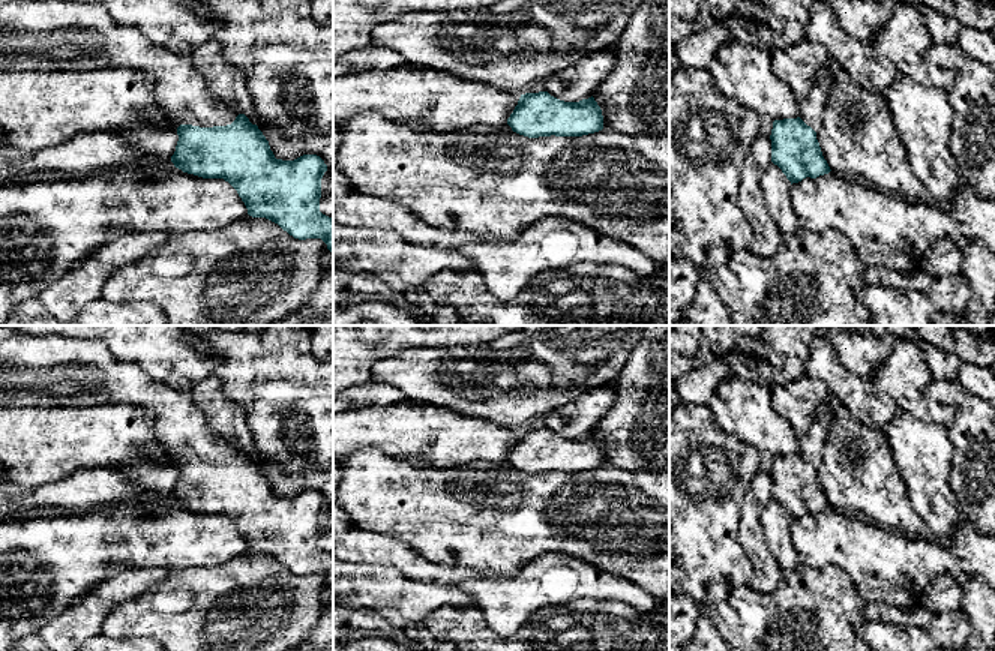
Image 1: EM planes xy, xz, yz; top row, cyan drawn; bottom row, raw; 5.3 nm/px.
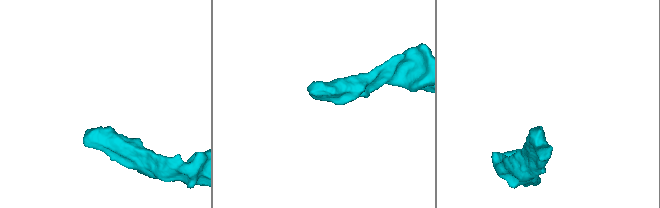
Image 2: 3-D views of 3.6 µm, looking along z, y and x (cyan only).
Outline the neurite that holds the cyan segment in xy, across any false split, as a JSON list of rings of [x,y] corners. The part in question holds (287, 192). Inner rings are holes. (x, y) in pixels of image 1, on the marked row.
[[[0,0],[0,70],[5,72],[87,72],[104,68],[131,68],[153,81],[153,92],[177,128],[179,141],[171,162],[183,172],[203,178],[224,178],[239,194],[252,218],[266,218],[299,240],[321,238],[333,252],[333,219],[320,212],[321,178],[327,165],[317,154],[303,154],[294,160],[276,159],[269,141],[245,114],[231,111],[213,98],[204,76],[189,56],[174,52],[153,44],[138,28],[116,22],[98,3],[74,3],[65,0]]]

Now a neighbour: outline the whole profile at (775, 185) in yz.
[[[771,164],[759,178],[759,186],[764,202],[782,237],[791,237],[800,230],[789,200],[791,182],[777,165]]]

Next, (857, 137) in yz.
[[[843,69],[834,76],[827,96],[816,140],[830,170],[842,177],[863,177],[881,192],[909,202],[918,202],[926,192],[908,165],[906,148],[890,117],[887,100],[855,82]]]

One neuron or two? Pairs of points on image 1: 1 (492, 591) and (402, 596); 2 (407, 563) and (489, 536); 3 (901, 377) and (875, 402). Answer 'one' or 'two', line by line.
1: two
2: two
3: two

